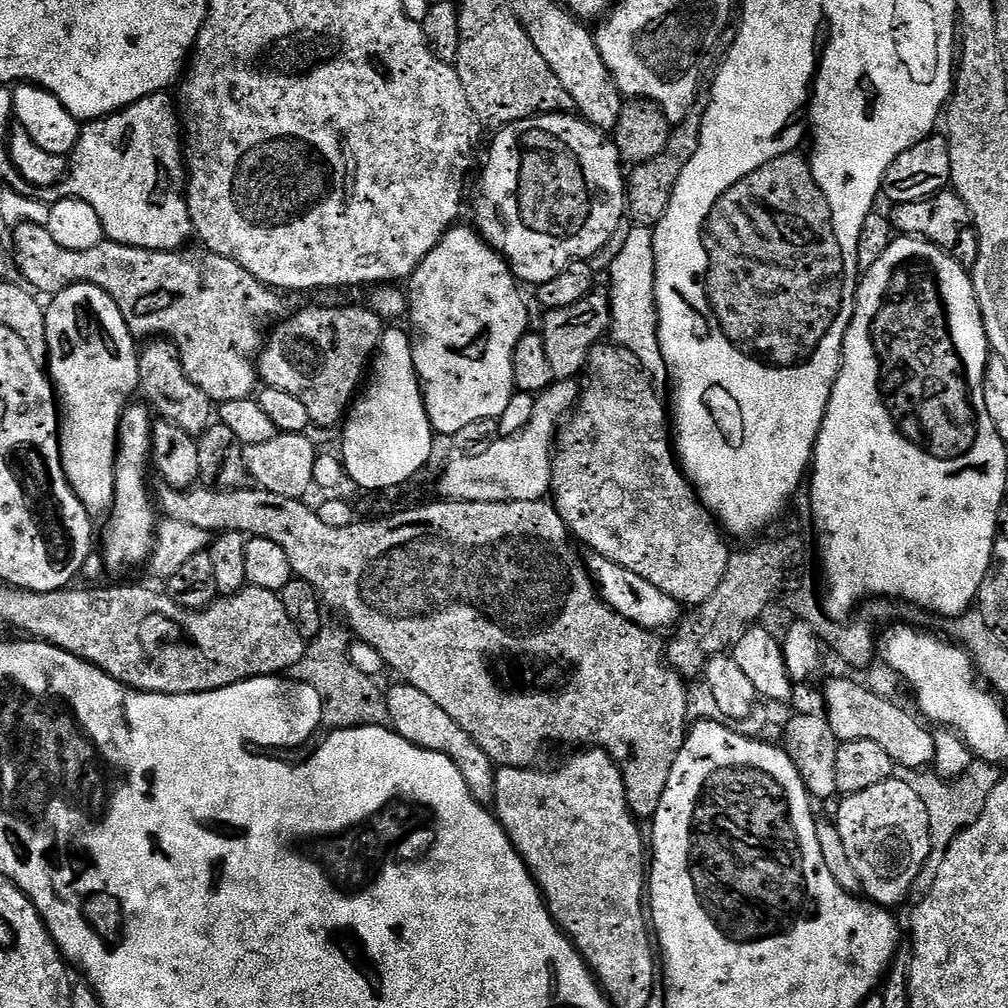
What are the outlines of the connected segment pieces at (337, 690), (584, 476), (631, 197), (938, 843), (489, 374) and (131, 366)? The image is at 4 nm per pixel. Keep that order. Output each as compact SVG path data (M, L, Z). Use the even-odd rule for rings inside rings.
M321 631L307 645L302 661L303 679L312 684L320 695L322 710L318 713L319 719L324 719L330 727L337 730L387 725L389 719L385 689L380 689L373 677L351 664L345 652L346 640L328 631Z
M615 342L595 344L584 363L580 398L556 434L550 500L585 549L634 570L685 605L699 606L722 583L729 541L684 475L666 423L670 412L655 387L630 350Z
M689 110L683 120L675 125L672 135L668 137L666 146L657 156L649 160L641 160L635 165L636 168L626 176L626 212L629 217L633 216L635 223L640 226L652 226L656 221L664 217L666 206L672 197L674 186L680 177L680 171L684 164L692 156L700 138L700 122L702 116L699 111Z
M980 758L972 762L961 776L952 779L944 779L928 770L916 770L907 777L909 786L916 791L918 798L926 802L926 814L930 814L930 842L932 843L930 854L922 870L918 870L918 878L912 884L913 897L924 896L930 890L934 882L934 874L938 874L938 866L942 862L944 852L957 833L972 824L982 814L986 806L986 798L990 796L990 790L1002 778L1000 771L997 765Z
M453 226L445 232L434 248L422 258L420 265L412 271L412 275L406 284L406 288L409 288L407 288L406 292L408 298L406 316L407 319L412 319L412 328L410 327L412 353L414 354L416 376L420 379L420 393L424 395L424 409L428 415L428 421L432 424L433 433L440 435L441 432L442 435L448 436L448 438L455 437L456 432L462 430L462 426L466 426L469 422L499 418L503 411L506 410L507 402L511 400L513 393L517 391L517 386L514 382L514 366L512 365L514 346L518 342L518 338L522 338L524 333L529 331L530 328L530 324L528 324L528 308L524 305L523 298L520 297L521 285L516 277L512 275L508 261L480 235L475 227L460 227Z
M69 284L67 288L55 293L51 300L52 305L50 303L47 305L44 314L46 371L58 401L58 437L62 470L78 502L86 506L88 515L100 518L111 509L114 496L120 415L137 395L140 386L138 340L126 326L126 318L122 318L122 310L118 310L114 298L110 298L106 290L98 290L98 286Z

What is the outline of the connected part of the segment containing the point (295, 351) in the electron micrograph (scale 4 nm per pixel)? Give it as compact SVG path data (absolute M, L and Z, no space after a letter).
M320 304L317 308L304 308L296 321L281 319L272 337L267 337L258 356L258 376L265 385L278 390L290 390L306 406L312 424L320 428L332 428L345 419L346 413L361 387L360 375L366 372L370 357L376 351L382 331L381 317L371 307L359 308L356 304Z

